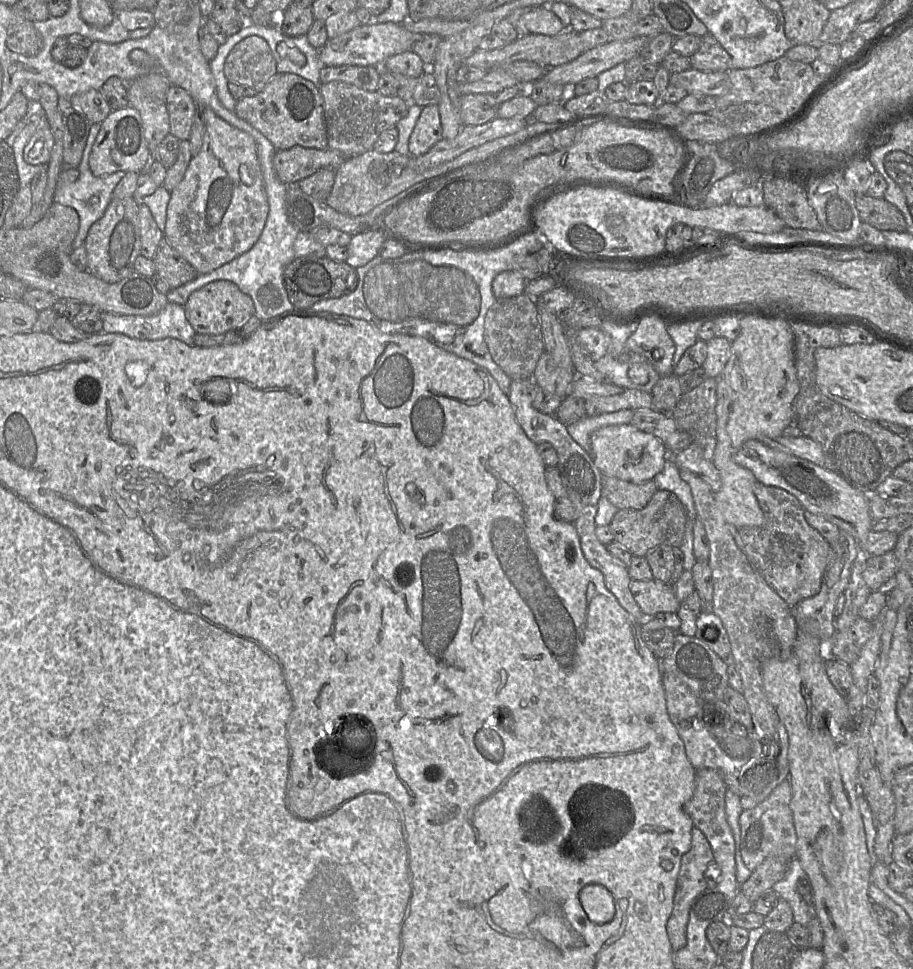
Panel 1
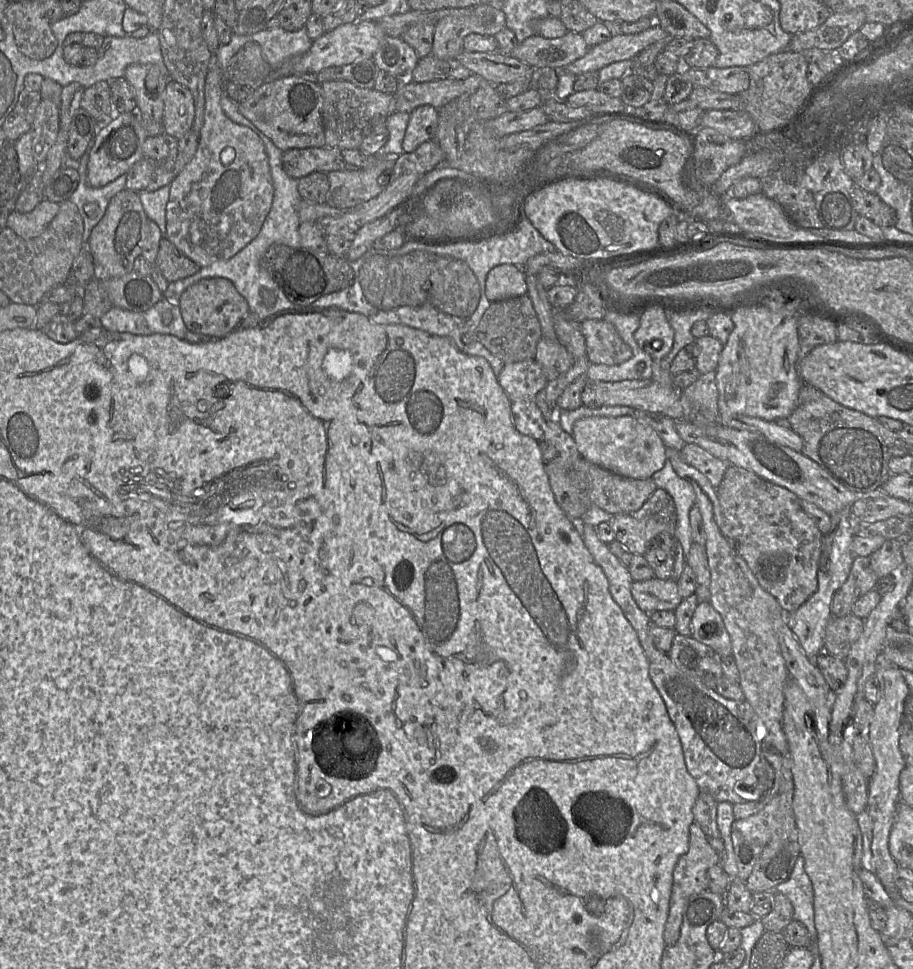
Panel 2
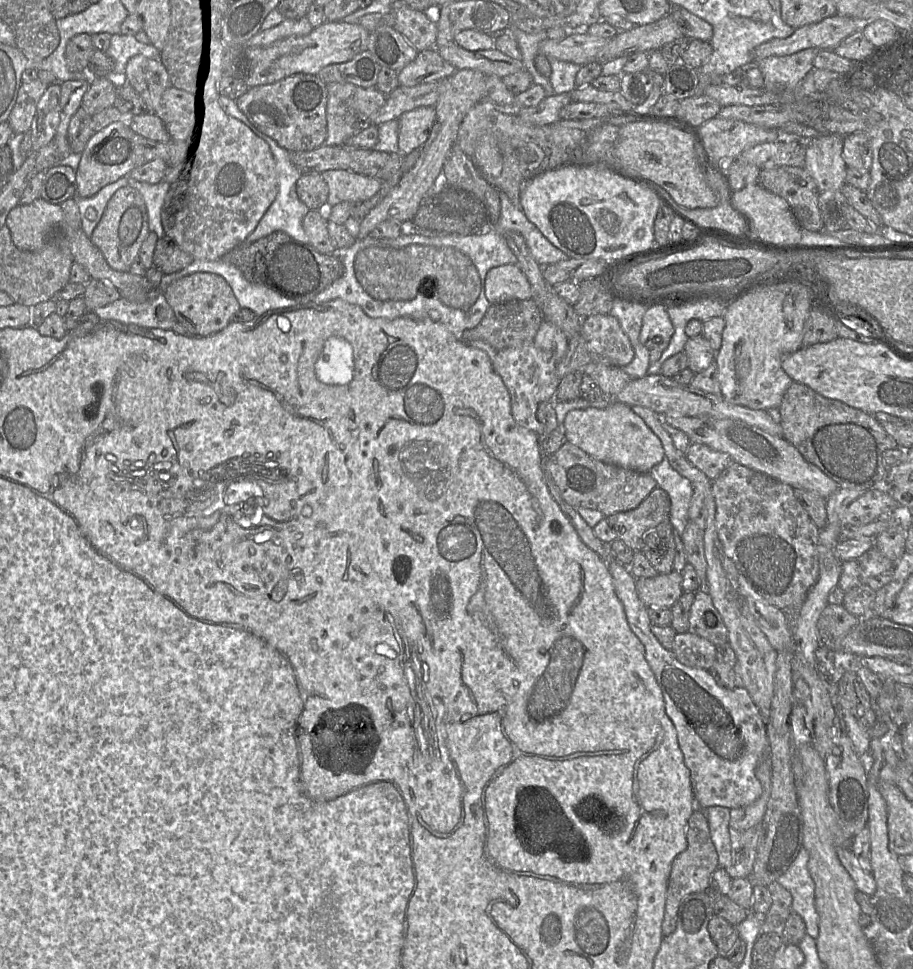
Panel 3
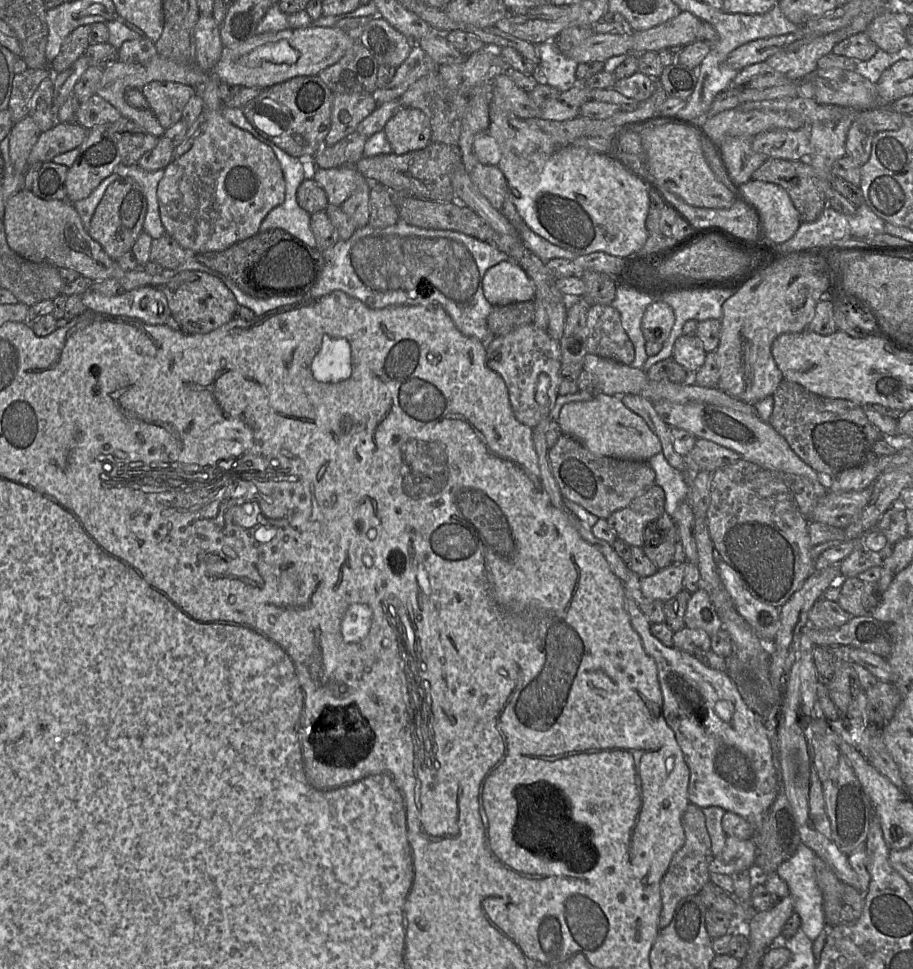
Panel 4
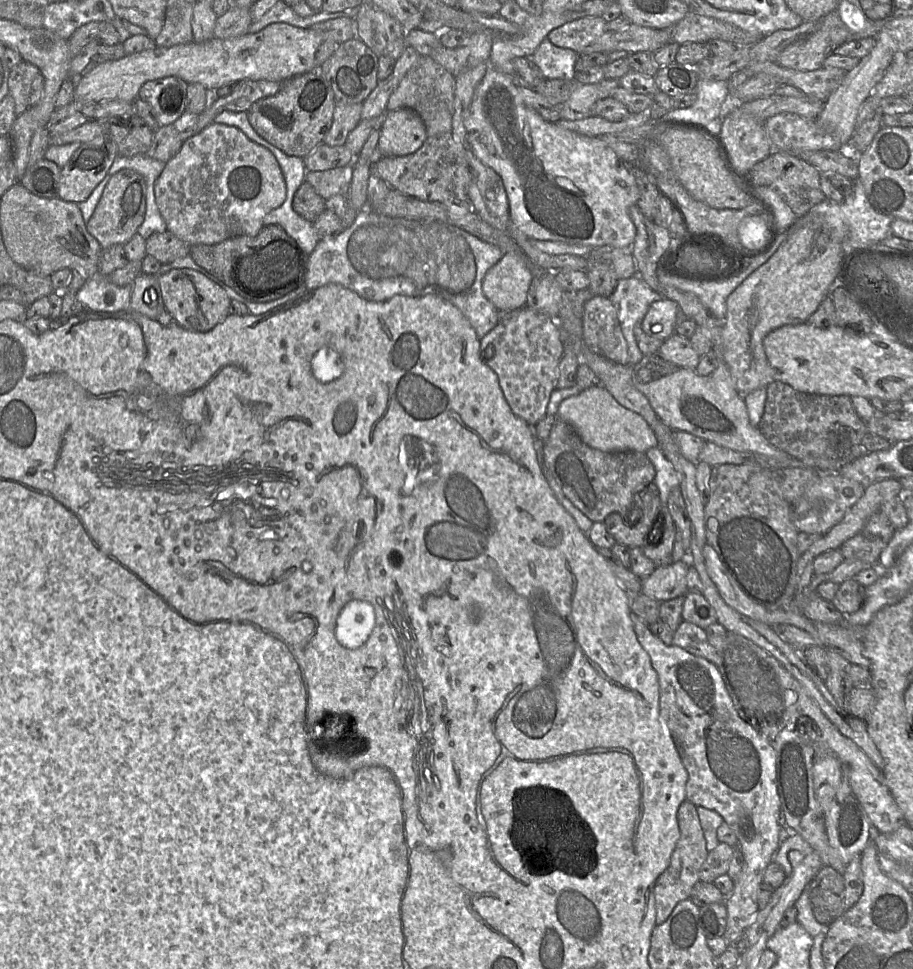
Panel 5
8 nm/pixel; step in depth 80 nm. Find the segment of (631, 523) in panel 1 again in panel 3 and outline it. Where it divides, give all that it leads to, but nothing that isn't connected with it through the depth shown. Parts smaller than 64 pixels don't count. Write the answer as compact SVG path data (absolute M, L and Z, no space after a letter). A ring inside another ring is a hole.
M656 487L638 507L612 514L606 520L618 539L633 551L641 552L644 547L650 548L658 536L653 529L661 523L670 522L670 507L666 491Z

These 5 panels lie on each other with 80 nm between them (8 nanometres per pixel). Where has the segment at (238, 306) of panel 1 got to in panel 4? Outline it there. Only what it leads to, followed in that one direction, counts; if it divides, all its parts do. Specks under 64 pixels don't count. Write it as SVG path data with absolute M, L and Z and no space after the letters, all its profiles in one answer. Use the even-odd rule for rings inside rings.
M188 270L177 273L161 288L171 315L189 334L206 334L226 324L234 317L238 302L221 279L205 272Z

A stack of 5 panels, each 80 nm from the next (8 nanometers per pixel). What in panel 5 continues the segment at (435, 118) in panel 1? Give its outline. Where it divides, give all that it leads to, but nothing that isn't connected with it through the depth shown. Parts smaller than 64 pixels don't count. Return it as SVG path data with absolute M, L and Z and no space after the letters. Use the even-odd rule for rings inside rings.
M412 109L386 112L377 150L381 157L400 157L416 152L428 135L420 116Z

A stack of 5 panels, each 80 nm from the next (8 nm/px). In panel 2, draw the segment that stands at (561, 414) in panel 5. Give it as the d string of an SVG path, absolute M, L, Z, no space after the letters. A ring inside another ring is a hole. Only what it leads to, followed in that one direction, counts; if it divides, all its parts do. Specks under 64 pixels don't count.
M631 415L579 419L573 425L572 437L584 459L623 477L651 478L666 461L666 446L657 433Z

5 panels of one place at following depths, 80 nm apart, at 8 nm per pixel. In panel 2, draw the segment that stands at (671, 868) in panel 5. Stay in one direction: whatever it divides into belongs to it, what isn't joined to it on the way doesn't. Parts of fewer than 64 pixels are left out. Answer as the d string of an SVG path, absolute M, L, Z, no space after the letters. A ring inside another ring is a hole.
M695 821L690 825L689 838L689 850L679 858L673 871L669 912L664 929L666 946L674 945L678 941L683 920L683 911L687 901L691 896L709 889L708 870L715 864L720 863L720 855L709 844L706 835Z

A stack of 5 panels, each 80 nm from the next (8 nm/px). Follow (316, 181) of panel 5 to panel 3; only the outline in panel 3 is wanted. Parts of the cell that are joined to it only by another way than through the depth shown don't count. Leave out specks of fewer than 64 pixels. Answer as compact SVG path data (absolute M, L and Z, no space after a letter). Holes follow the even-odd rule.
M327 170L321 176L329 188L329 207L342 202L361 203L369 200L382 185L382 181L377 178L345 170Z

